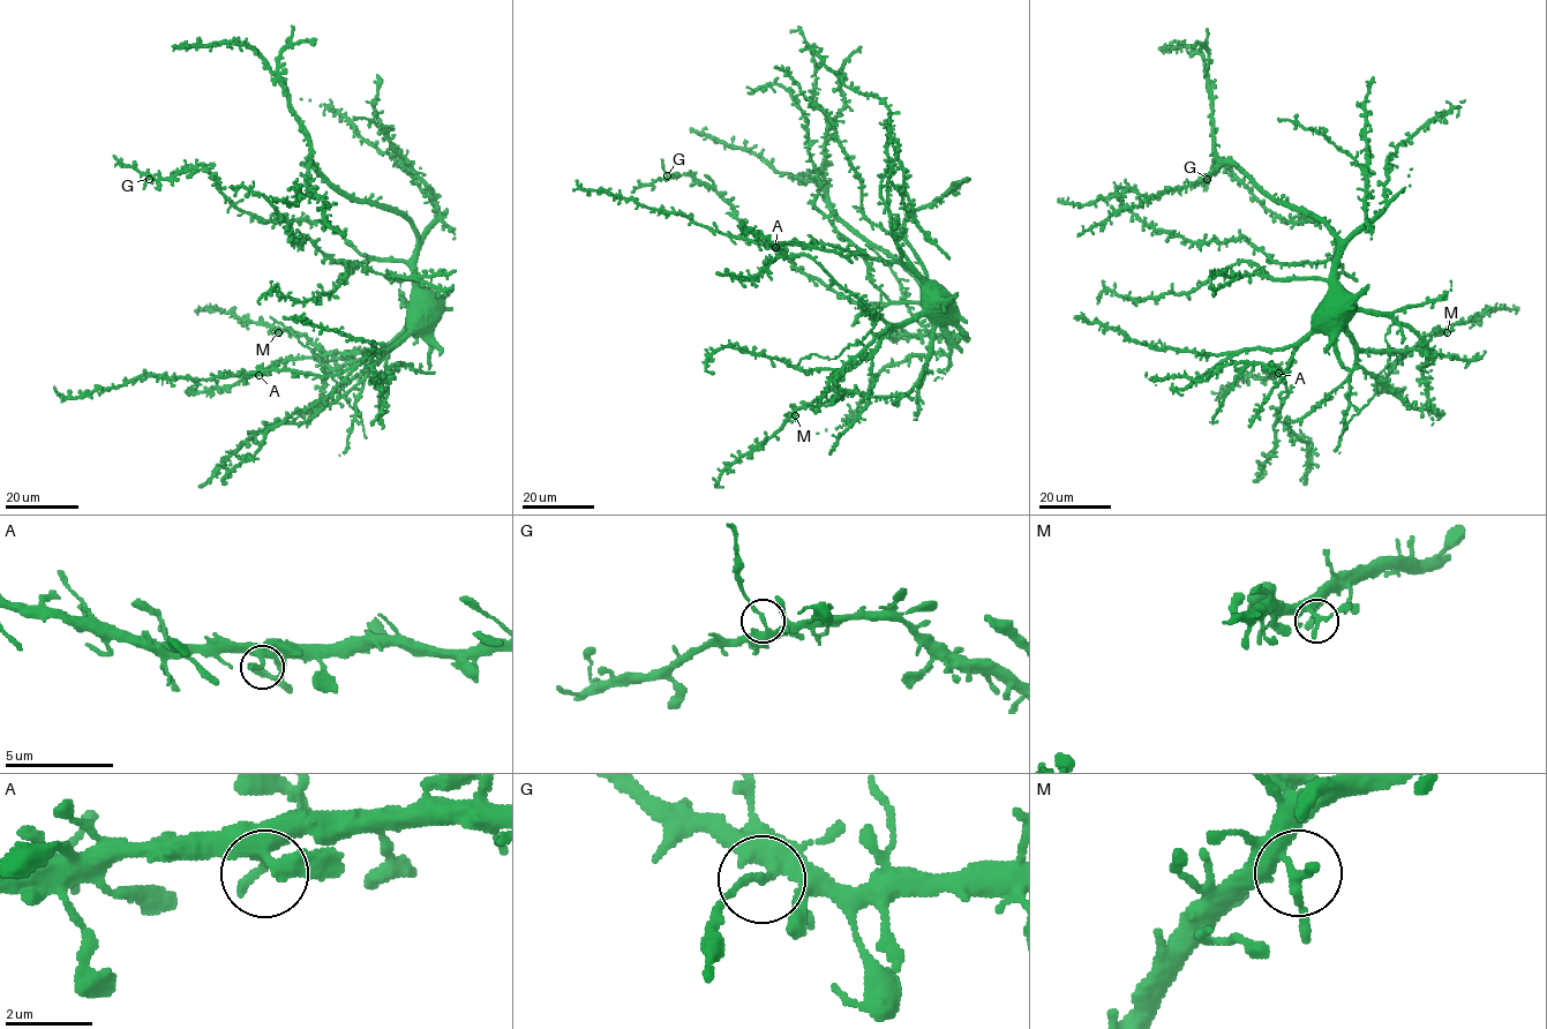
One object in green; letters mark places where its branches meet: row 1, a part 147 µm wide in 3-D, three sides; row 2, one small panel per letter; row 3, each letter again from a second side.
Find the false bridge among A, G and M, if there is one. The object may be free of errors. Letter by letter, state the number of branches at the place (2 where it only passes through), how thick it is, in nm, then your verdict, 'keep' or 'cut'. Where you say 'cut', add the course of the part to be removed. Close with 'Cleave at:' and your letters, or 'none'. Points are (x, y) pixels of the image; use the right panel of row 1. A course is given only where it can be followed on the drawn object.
A: 2 | 260 nm | keep
G: 2 | 240 nm | cut | (1207, 179), (1191, 189)
M: 2 | 220 nm | keep
Cleave at: G

